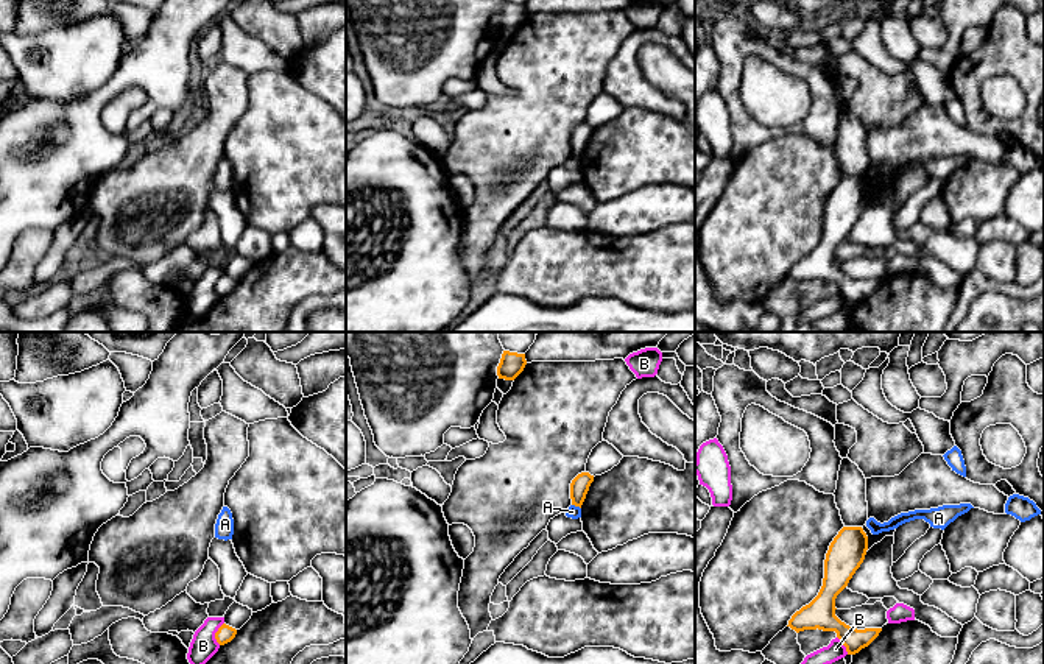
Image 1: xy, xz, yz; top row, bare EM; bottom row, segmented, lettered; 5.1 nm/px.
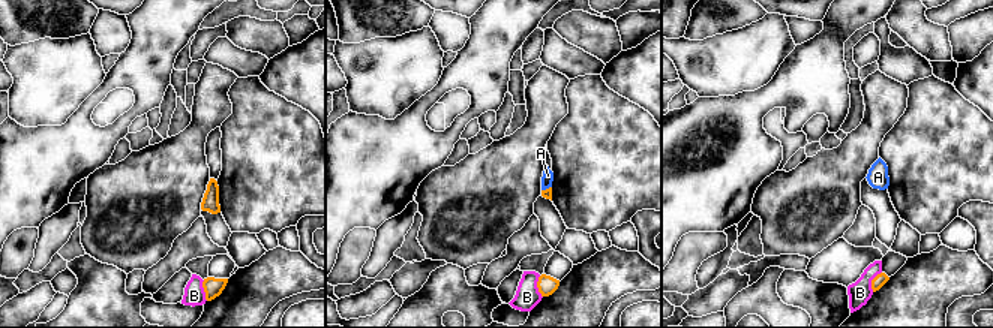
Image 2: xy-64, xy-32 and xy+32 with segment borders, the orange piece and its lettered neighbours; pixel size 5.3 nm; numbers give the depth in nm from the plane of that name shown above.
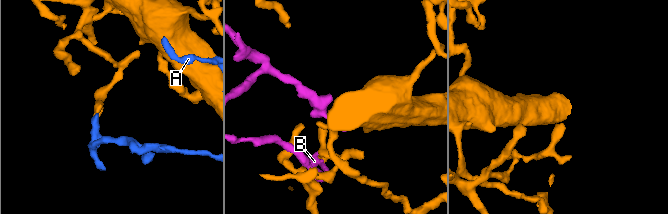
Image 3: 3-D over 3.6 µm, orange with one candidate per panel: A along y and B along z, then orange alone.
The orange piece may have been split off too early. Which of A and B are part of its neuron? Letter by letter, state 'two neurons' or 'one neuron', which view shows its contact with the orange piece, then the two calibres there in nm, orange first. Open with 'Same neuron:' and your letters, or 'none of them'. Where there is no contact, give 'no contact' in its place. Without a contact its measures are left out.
Same neuron: none of them
A: two neurons | xz | 100/70 nm
B: two neurons | xy | 90/140 nm

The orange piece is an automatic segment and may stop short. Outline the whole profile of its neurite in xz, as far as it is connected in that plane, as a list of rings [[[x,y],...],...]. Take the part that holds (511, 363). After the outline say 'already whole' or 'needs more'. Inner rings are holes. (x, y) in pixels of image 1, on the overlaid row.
[[[503,351],[497,366],[497,376],[499,379],[514,380],[524,371],[525,365],[525,354]]] | already whole

